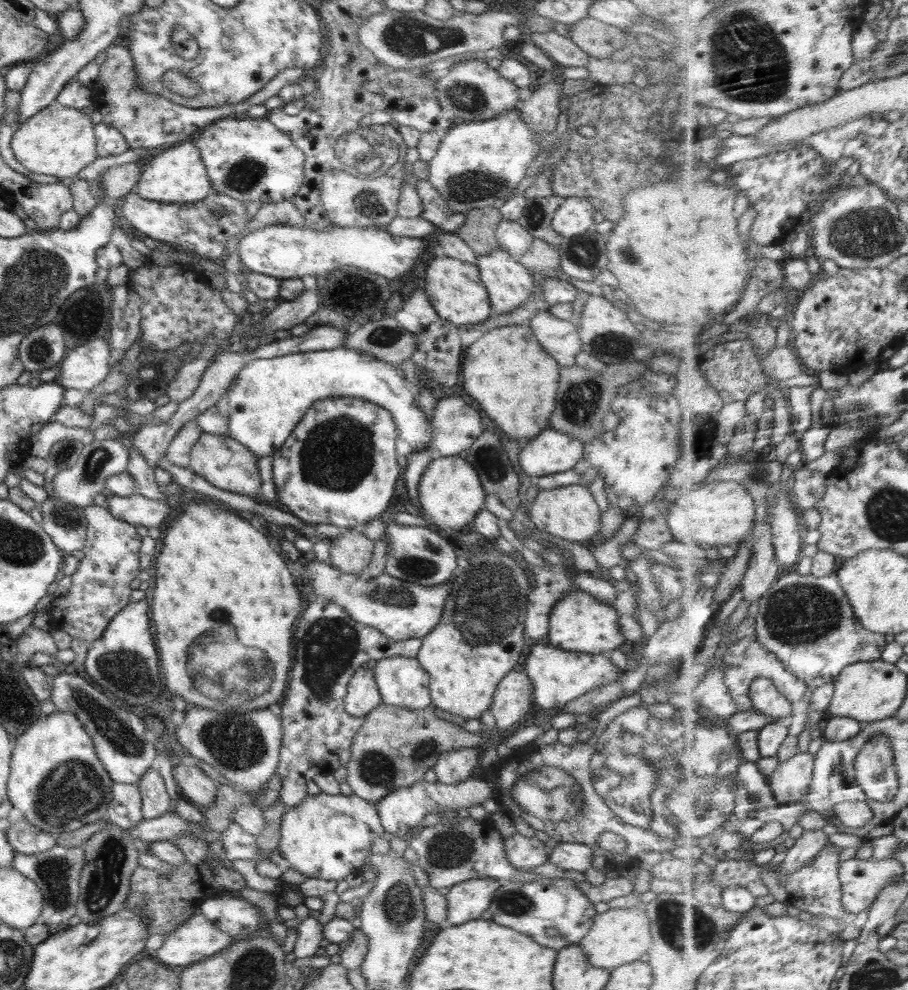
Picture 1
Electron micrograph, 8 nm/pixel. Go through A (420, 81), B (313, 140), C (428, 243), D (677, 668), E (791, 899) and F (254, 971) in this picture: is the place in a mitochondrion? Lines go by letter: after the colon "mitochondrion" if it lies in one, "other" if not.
A: mitochondrion
B: other
C: other
D: other
E: other
F: mitochondrion

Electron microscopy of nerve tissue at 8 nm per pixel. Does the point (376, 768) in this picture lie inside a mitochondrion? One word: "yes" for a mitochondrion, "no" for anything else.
yes

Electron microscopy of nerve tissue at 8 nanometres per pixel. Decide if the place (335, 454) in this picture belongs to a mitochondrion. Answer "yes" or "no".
yes

